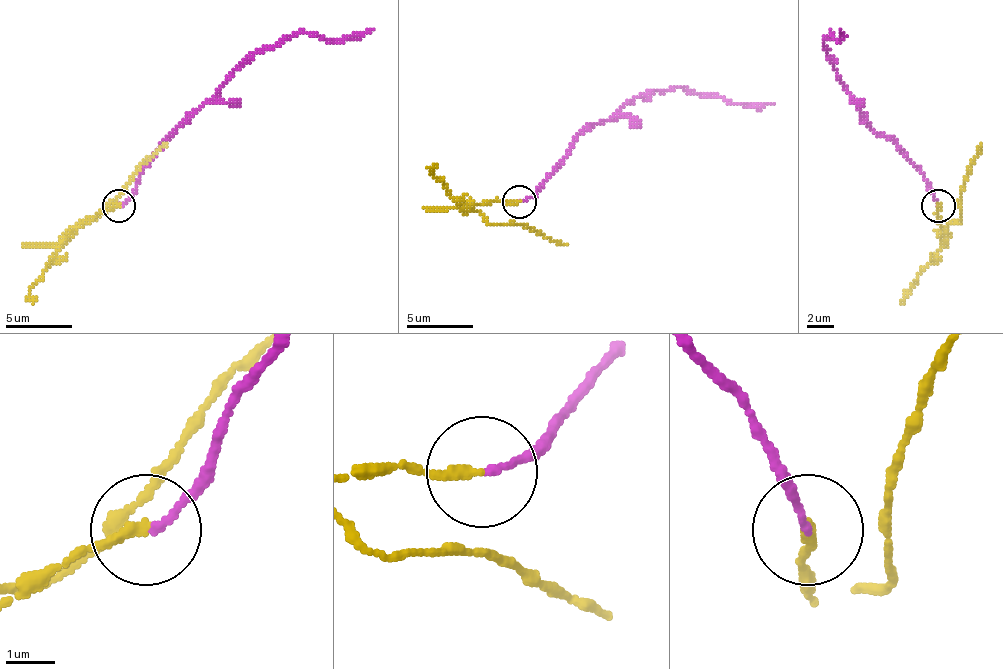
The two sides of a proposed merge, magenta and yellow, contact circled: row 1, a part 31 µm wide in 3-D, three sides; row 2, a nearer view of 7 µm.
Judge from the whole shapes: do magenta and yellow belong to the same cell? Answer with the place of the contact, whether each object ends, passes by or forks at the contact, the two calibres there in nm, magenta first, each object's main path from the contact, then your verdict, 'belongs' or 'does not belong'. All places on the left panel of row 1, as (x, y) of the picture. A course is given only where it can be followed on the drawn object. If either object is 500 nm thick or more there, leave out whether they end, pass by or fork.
at (119, 206); magenta ends there; yellow ends there; 130 nm thick on the magenta side, 200 nm on the other; magenta runs (119, 206), (140, 173), (180, 126), (256, 53), (280, 46), (300, 33), (317, 33), (333, 39), (373, 29); yellow runs (119, 206), (86, 216), (73, 226), (93, 220), (166, 143); does not belong

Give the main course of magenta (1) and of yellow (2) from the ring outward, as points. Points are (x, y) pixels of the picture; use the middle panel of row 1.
1: (520, 201), (540, 187), (580, 134), (657, 90), (680, 87), (700, 94), (717, 94), (734, 104), (774, 104)
2: (520, 201), (487, 201), (473, 207), (493, 224), (523, 224), (567, 244)

